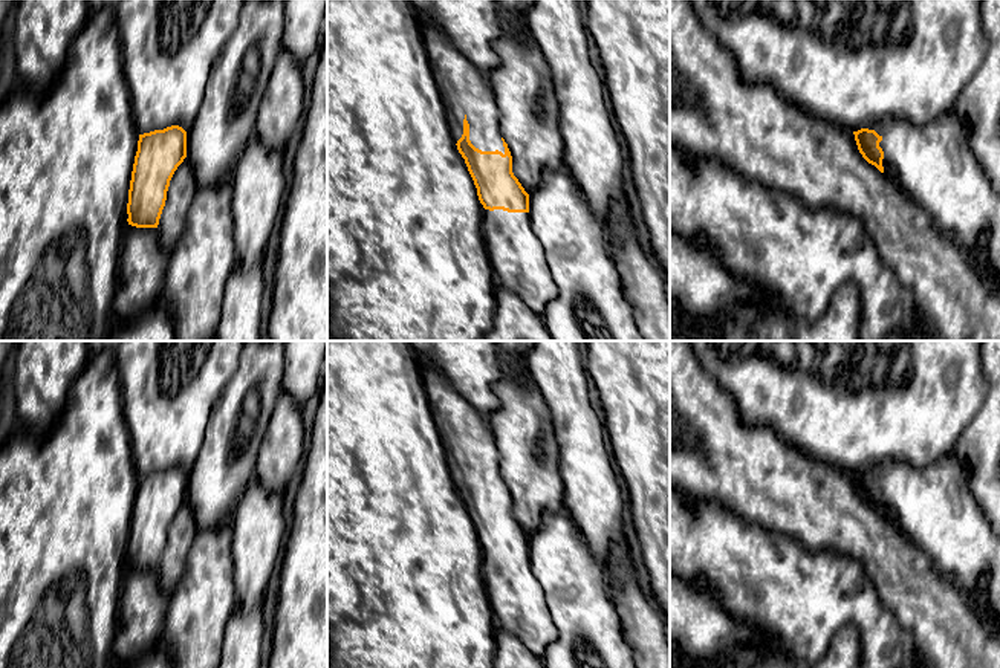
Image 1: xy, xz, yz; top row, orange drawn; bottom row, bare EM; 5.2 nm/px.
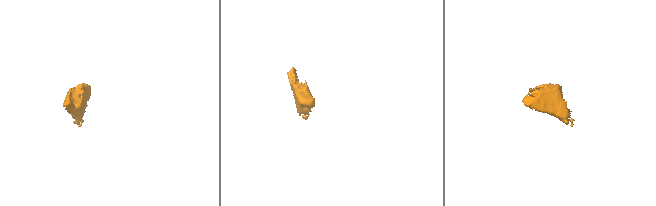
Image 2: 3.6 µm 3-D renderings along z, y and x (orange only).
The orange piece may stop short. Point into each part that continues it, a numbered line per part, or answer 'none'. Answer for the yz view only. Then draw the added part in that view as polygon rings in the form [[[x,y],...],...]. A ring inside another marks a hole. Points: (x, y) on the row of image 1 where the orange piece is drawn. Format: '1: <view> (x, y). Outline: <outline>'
1: yz (933, 165). Outline: [[[948,112],[927,125],[887,119],[869,130],[882,138],[884,176],[928,217],[937,234],[945,235],[965,255],[982,278],[1000,280],[1000,196],[971,150],[966,128],[957,115]],[[983,232],[989,234],[988,251],[976,257],[972,249]]]

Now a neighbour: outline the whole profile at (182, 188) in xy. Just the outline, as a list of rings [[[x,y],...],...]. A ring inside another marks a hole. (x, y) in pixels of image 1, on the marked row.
[[[190,161],[174,171],[167,191],[165,206],[156,228],[162,248],[170,252],[187,228],[187,214],[199,190]]]

